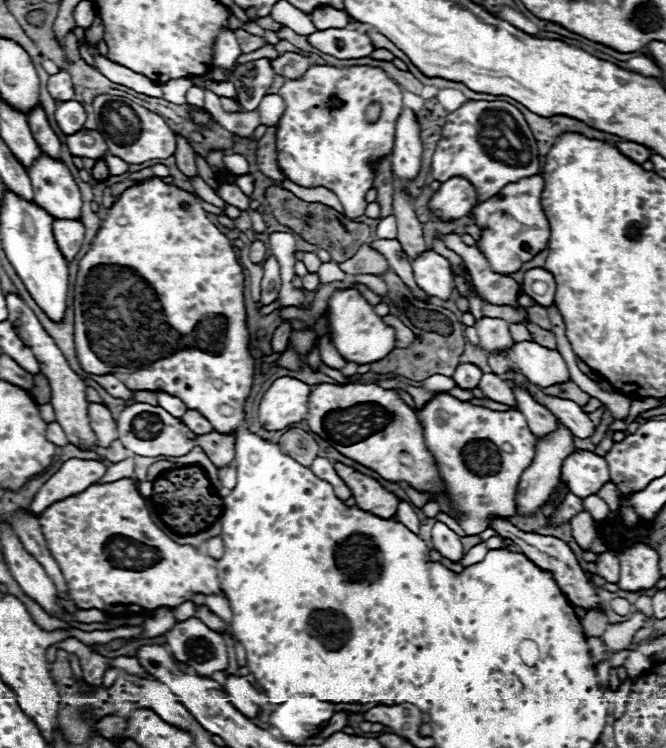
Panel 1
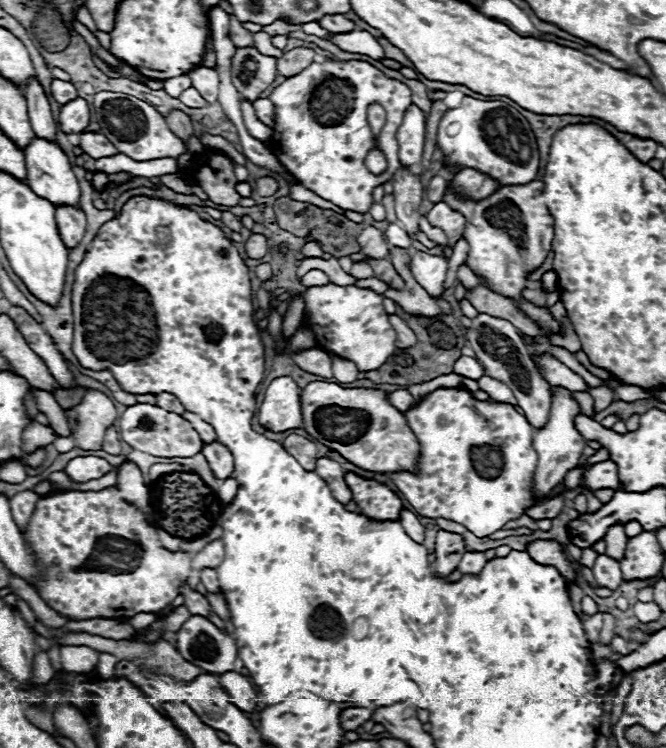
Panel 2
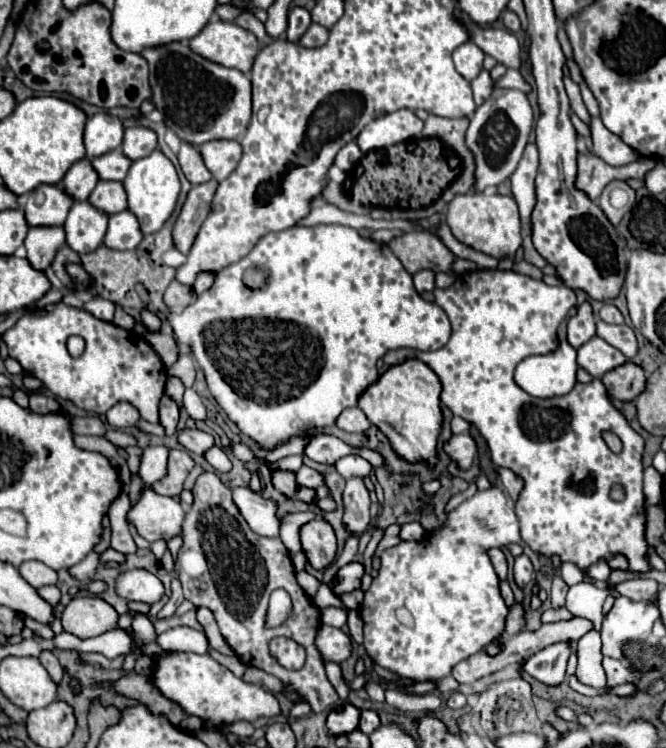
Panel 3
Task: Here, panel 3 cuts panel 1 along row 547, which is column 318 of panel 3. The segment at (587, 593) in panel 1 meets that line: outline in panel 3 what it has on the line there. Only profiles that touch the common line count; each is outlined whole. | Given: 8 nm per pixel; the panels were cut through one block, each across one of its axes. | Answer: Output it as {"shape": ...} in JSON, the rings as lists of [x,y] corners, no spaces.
{"shape":[[[314,518],[308,524],[304,524],[300,530],[300,538],[302,538],[302,548],[308,556],[308,562],[314,568],[322,570],[334,560],[336,536],[332,526],[326,520]]]}

